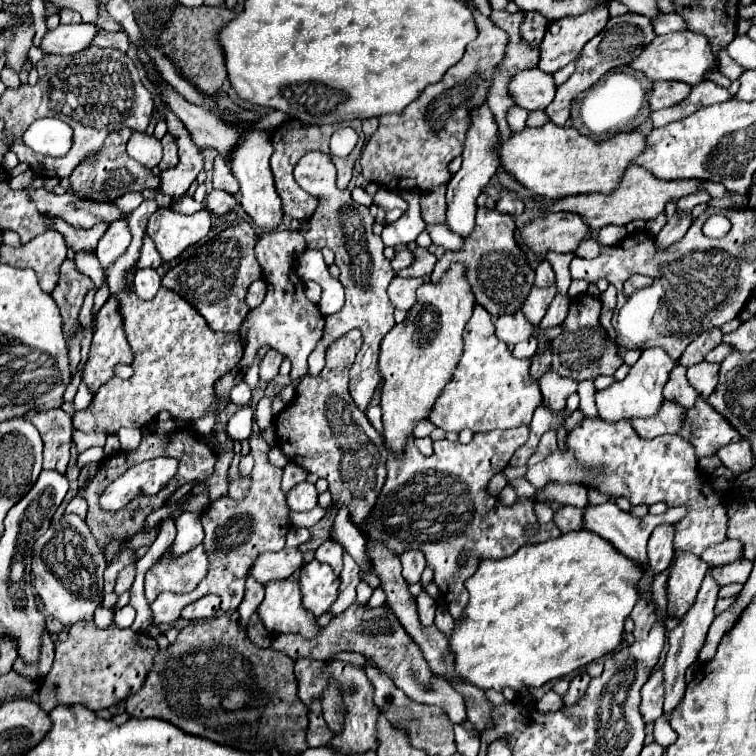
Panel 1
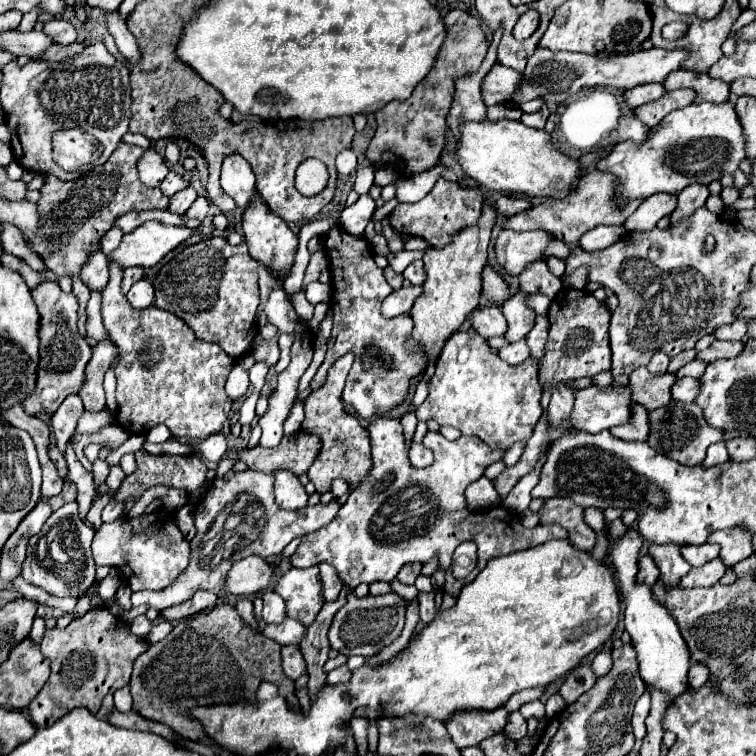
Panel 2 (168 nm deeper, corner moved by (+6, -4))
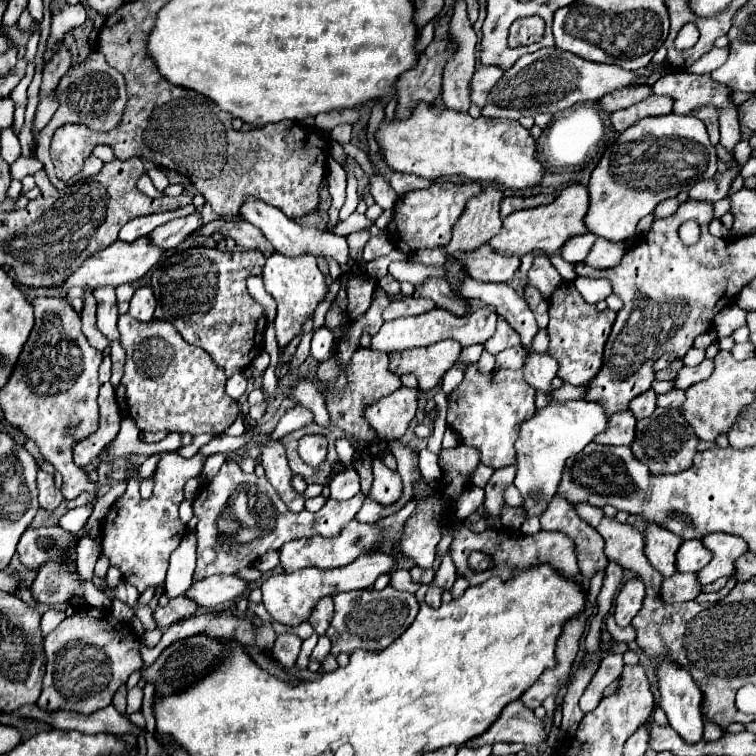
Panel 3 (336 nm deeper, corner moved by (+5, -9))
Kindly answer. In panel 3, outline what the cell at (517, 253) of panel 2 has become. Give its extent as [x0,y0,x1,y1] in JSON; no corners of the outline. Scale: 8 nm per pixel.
[457,245,521,279]

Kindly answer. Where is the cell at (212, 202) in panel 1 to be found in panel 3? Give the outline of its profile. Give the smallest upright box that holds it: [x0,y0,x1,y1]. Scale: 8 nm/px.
[149,213,201,249]

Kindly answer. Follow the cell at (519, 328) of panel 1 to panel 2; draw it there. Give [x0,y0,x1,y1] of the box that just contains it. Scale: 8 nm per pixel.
[470,304,506,338]

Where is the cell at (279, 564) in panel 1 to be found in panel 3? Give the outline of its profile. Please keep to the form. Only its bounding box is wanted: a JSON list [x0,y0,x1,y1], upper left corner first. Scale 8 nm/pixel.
[187,575,247,607]

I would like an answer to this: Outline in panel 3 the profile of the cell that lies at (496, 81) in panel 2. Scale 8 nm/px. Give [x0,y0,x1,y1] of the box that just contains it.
[471,65,503,107]

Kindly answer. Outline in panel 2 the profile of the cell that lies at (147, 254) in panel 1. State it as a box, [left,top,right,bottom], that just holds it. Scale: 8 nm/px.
[122,268,144,294]

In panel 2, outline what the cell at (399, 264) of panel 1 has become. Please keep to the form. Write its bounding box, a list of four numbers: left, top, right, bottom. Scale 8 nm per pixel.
[404,260,426,286]

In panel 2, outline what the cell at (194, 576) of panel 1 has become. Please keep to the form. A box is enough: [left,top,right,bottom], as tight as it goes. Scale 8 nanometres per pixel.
[92,510,190,592]

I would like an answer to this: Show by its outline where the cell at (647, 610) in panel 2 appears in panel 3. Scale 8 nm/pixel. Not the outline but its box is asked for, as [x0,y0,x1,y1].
[651,653,703,743]

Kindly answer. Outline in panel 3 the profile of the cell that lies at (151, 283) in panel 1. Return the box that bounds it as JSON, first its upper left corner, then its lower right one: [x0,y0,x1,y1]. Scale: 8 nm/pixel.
[129,287,157,321]

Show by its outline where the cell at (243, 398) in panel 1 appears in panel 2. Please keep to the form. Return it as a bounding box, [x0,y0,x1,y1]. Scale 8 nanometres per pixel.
[226,364,250,400]

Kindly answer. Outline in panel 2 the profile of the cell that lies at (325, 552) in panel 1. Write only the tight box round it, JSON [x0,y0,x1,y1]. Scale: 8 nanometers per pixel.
[320,564,342,602]

